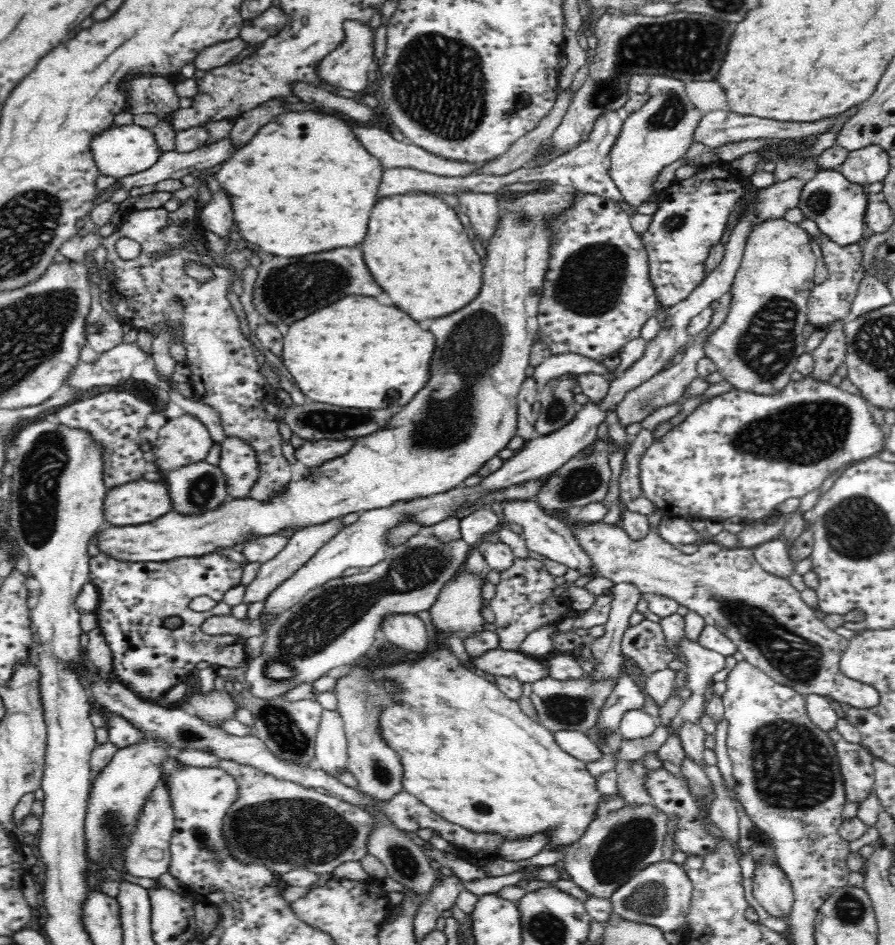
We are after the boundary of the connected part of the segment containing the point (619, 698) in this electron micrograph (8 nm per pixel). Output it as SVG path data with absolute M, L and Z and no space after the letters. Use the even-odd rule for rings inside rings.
M619 676L614 690L604 702L599 716L592 729L585 734L594 741L594 745L604 754L603 746L608 735L618 733L619 726L625 712L632 709L642 709L644 694L628 676Z

